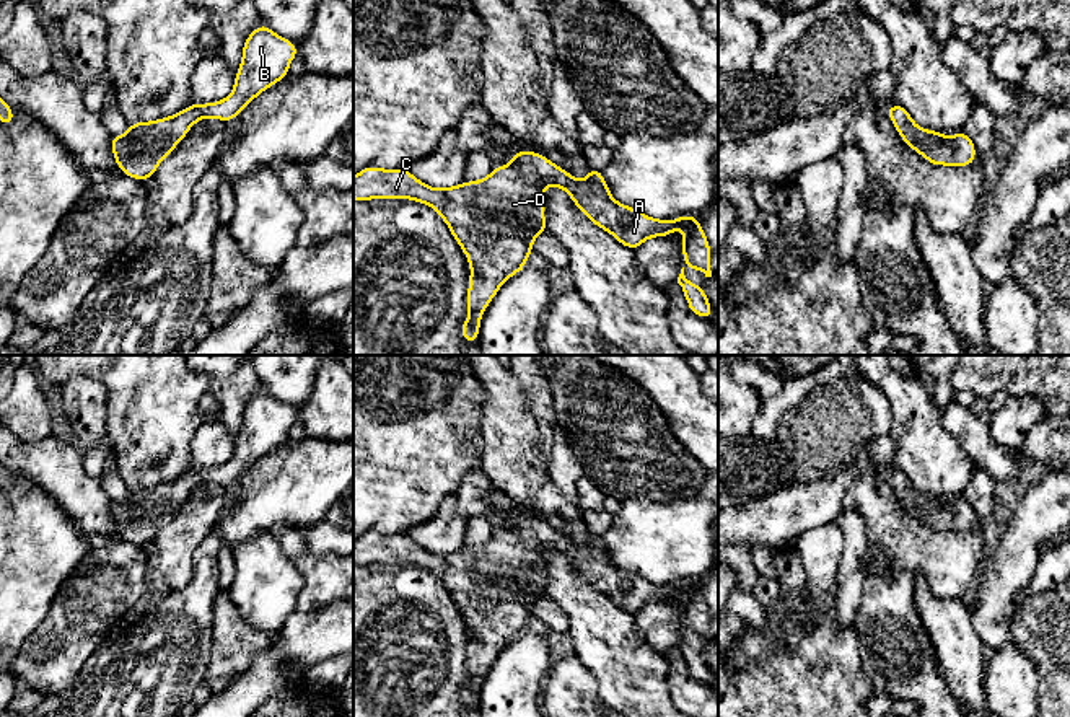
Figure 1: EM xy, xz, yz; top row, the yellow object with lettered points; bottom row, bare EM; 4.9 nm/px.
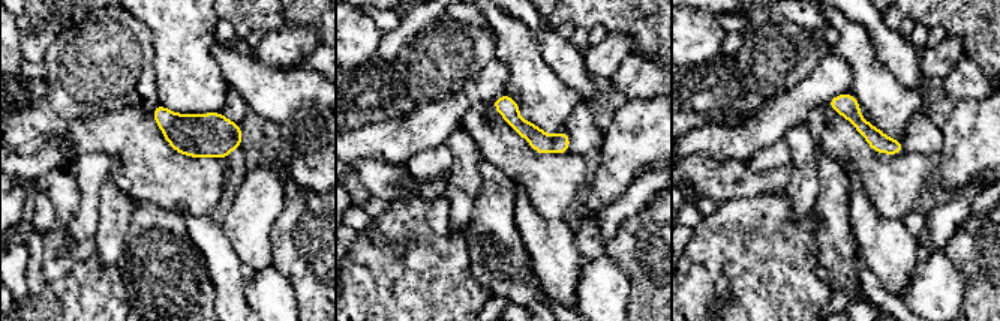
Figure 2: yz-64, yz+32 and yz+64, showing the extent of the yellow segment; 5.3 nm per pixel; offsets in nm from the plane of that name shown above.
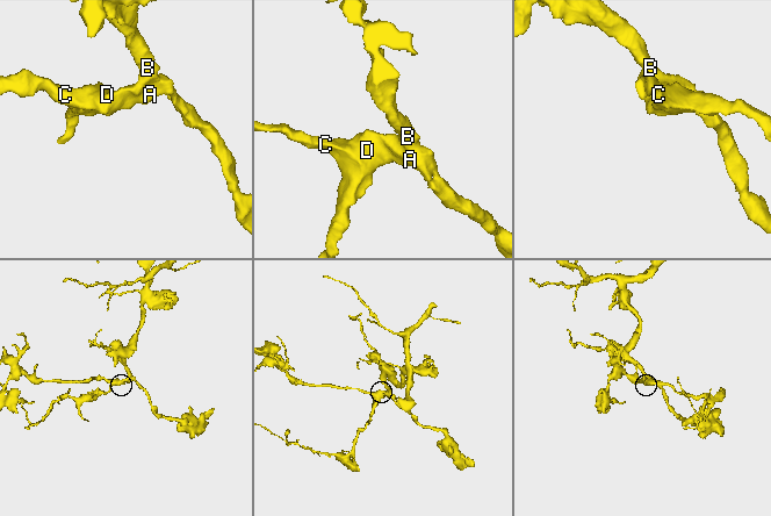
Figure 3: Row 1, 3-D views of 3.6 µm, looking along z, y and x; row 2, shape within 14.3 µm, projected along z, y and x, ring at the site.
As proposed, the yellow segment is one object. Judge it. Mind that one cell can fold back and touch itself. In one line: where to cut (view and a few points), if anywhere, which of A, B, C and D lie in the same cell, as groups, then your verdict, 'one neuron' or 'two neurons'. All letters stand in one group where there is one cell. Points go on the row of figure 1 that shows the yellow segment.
cut none; groups A B C D; one neuron

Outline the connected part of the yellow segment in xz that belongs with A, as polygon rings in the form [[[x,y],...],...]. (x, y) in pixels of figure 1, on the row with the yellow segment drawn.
[[[515,152],[513,163],[497,166],[480,181],[463,181],[459,186],[435,189],[420,183],[407,169],[379,169],[366,166],[353,178],[353,199],[412,199],[435,209],[449,227],[453,238],[463,248],[469,264],[471,279],[466,305],[469,319],[461,324],[461,336],[466,342],[479,341],[480,318],[506,279],[518,274],[533,253],[533,241],[537,235],[547,233],[544,218],[544,187],[559,186],[567,191],[573,204],[599,228],[609,231],[621,244],[637,251],[647,238],[671,236],[674,228],[684,230],[682,240],[684,267],[694,267],[712,277],[710,244],[695,215],[682,215],[674,220],[655,220],[634,207],[616,202],[601,169],[590,166],[583,183],[570,173],[555,166],[537,152]]]

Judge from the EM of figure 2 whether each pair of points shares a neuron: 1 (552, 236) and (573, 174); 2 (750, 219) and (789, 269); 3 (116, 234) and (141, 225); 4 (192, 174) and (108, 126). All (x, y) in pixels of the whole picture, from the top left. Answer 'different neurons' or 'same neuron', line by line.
1: different neurons
2: same neuron
3: different neurons
4: same neuron

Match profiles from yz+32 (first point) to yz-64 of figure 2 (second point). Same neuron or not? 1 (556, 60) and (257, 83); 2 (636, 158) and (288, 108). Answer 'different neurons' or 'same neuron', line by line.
1: same neuron
2: different neurons

